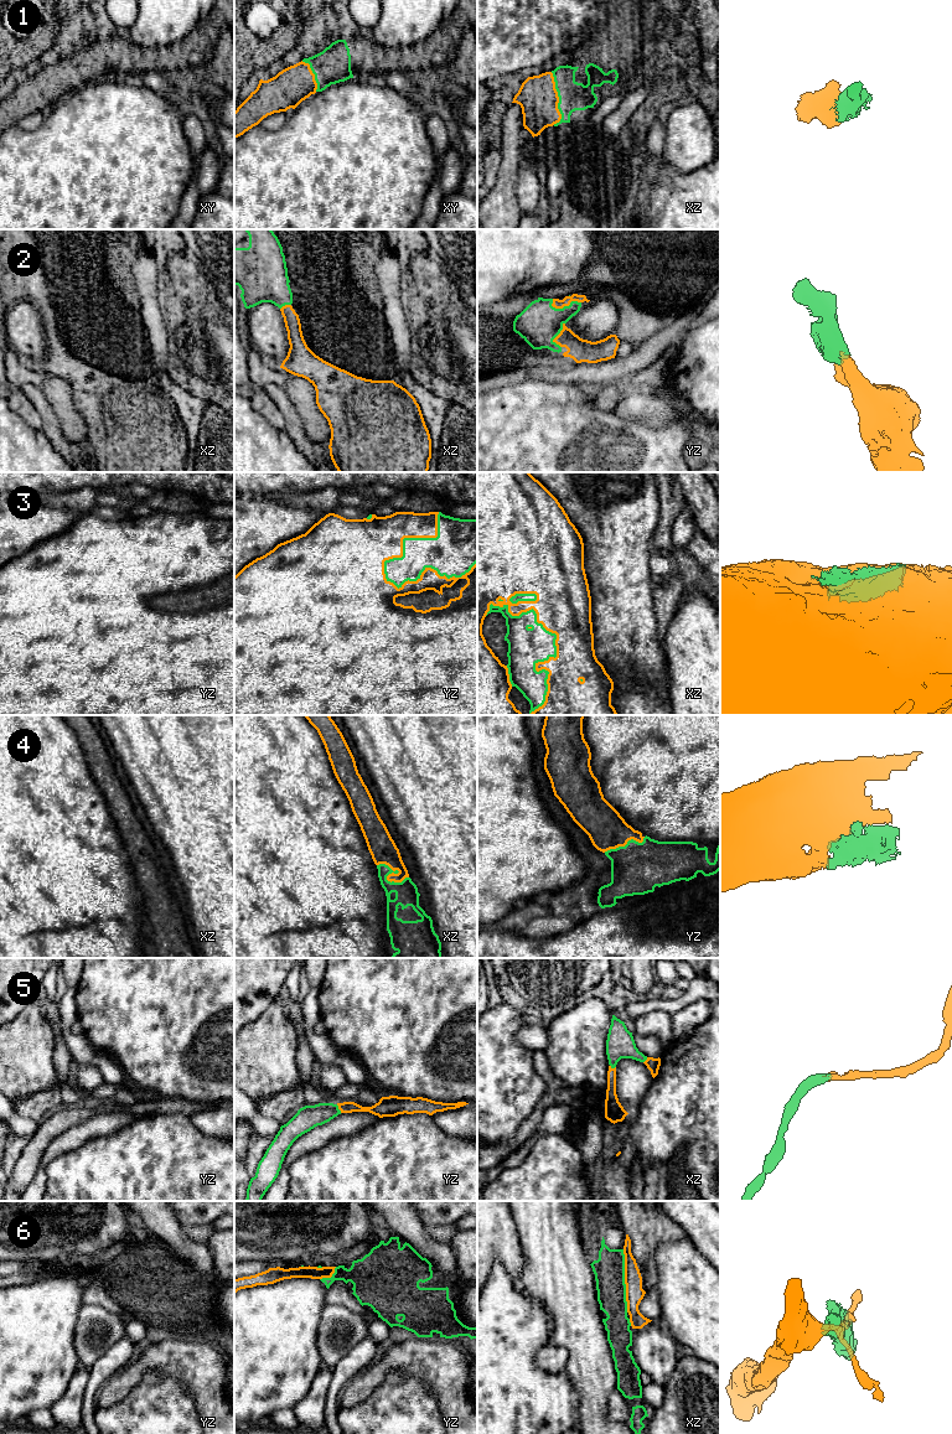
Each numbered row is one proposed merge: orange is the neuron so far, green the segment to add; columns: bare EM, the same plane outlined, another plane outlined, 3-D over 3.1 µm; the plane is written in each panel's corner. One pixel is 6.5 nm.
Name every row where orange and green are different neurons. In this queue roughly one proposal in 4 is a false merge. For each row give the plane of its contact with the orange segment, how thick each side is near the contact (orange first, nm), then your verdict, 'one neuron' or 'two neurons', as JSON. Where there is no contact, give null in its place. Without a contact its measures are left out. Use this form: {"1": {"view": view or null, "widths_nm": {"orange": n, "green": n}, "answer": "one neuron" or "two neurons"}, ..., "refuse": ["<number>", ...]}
{"1": {"view": "xz", "widths_nm": {"orange": 260, "green": 190}, "answer": "one neuron"}, "2": {"view": "yz", "widths_nm": {"orange": 60, "green": 280}, "answer": "one neuron"}, "3": {"view": "yz", "widths_nm": {"orange": 130, "green": 320}, "answer": "one neuron"}, "4": {"view": "xz", "widths_nm": {"orange": 170, "green": 150}, "answer": "one neuron"}, "5": {"view": "yz", "widths_nm": {"orange": 80, "green": 150}, "answer": "one neuron"}, "6": {"view": "xz", "widths_nm": {"orange": 120, "green": 200}, "answer": "two neurons"}, "refuse": ["6"]}

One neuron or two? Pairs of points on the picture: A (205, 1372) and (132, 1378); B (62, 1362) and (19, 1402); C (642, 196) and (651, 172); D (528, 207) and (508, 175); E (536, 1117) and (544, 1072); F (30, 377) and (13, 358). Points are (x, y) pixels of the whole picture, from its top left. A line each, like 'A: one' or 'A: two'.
A: one
B: one
C: one
D: two
E: one
F: one

